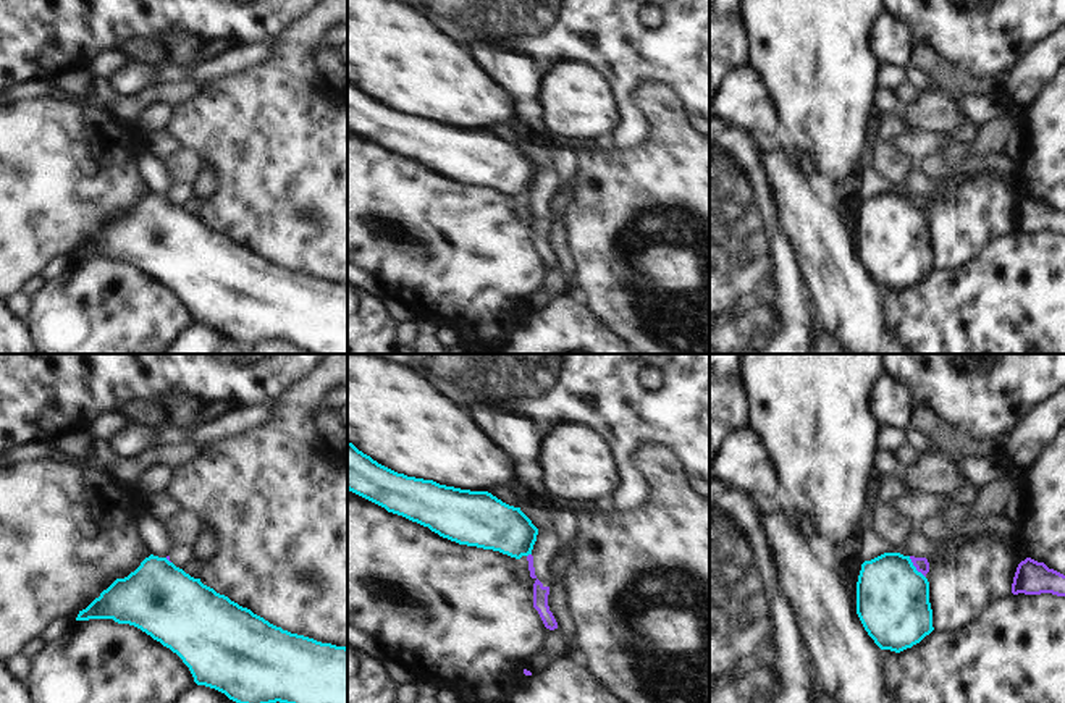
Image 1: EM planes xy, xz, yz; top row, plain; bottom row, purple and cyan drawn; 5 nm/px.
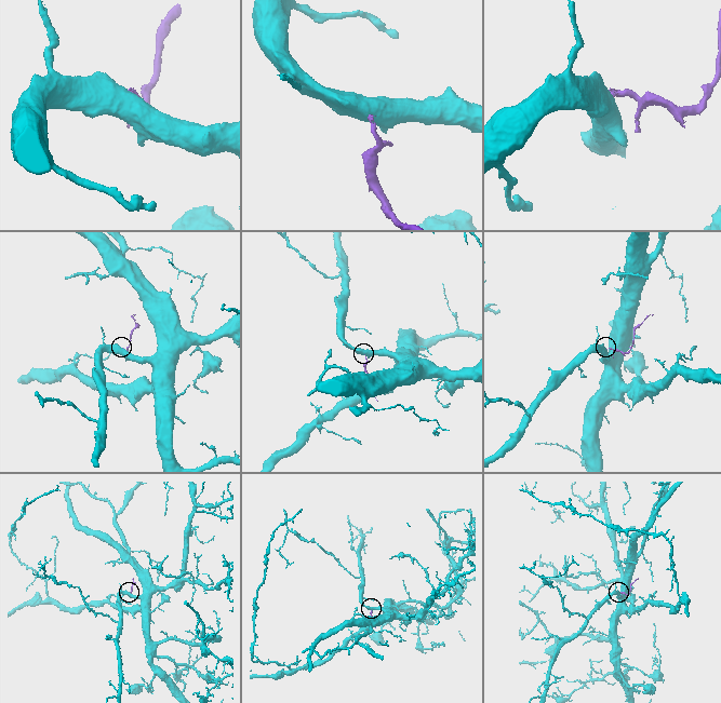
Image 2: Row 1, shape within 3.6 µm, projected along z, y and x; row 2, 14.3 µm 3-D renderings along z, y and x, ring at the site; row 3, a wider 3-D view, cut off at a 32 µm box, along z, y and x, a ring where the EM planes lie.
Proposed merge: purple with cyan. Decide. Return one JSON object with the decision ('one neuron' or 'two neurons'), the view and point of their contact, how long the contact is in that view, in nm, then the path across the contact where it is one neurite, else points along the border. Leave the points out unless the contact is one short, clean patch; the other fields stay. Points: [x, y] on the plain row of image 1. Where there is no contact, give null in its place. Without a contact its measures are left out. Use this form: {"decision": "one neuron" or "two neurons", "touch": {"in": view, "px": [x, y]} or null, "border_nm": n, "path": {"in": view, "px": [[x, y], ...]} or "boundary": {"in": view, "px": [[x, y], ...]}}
{"decision": "two neurons", "touch": {"in": "yz", "px": [915, 204]}, "border_nm": 140, "boundary": {"in": "yz", "px": [[909, 194], [925, 215]]}}

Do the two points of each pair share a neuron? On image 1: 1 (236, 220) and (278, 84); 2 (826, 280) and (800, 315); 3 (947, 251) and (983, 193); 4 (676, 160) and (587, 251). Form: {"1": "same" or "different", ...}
{"1": "same", "2": "different", "3": "same", "4": "same"}

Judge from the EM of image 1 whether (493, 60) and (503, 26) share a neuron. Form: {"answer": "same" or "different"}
{"answer": "different"}

